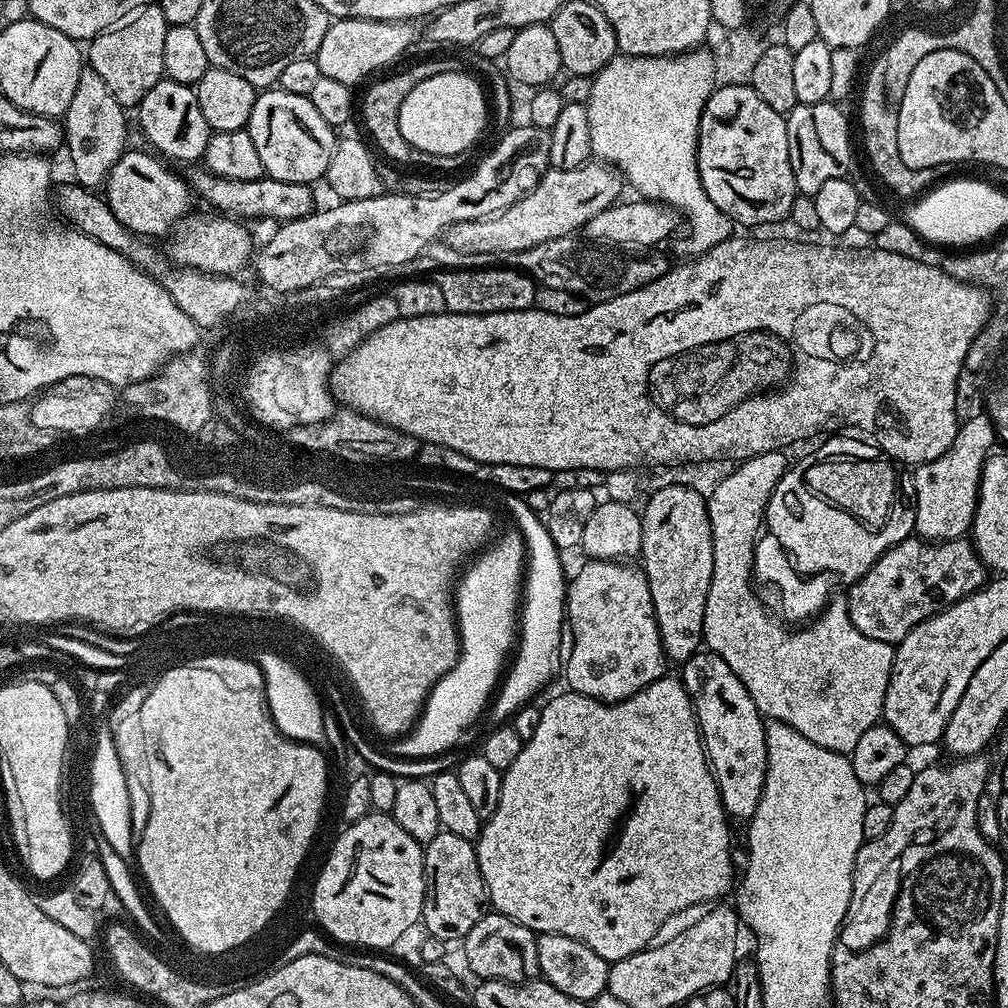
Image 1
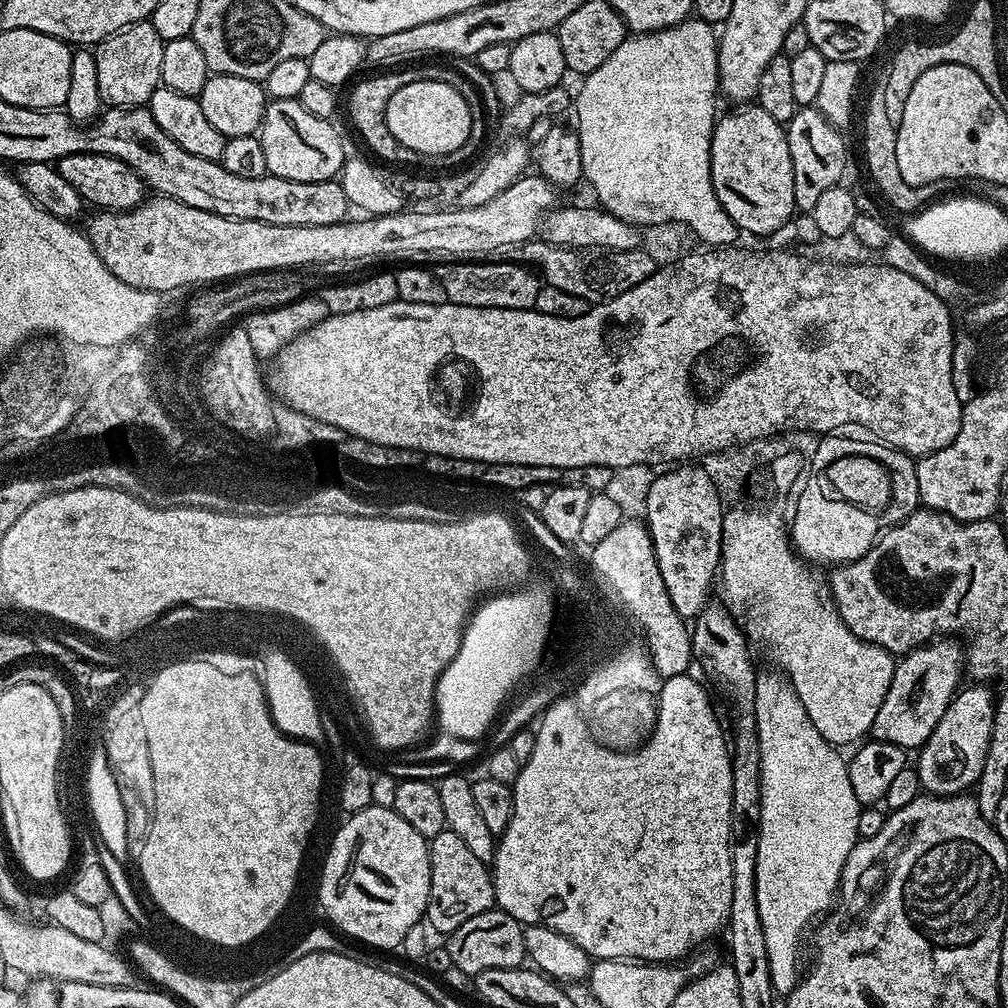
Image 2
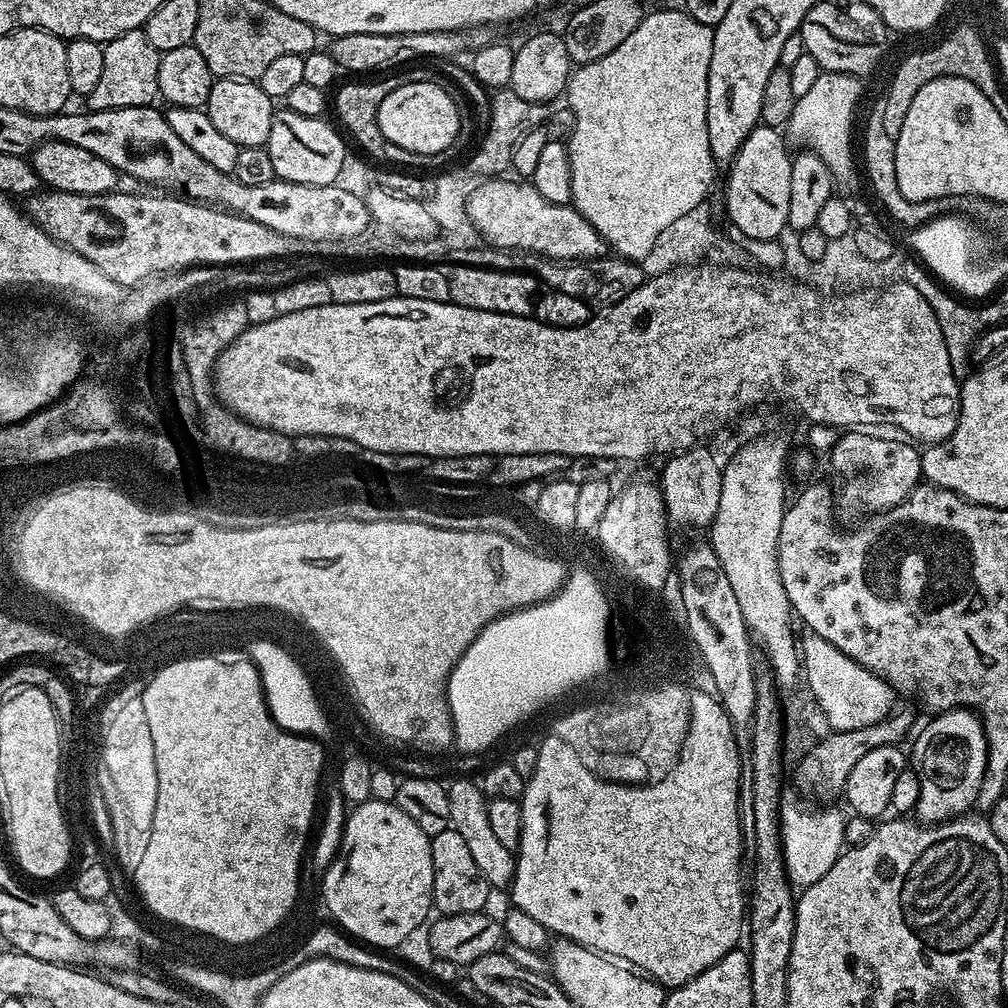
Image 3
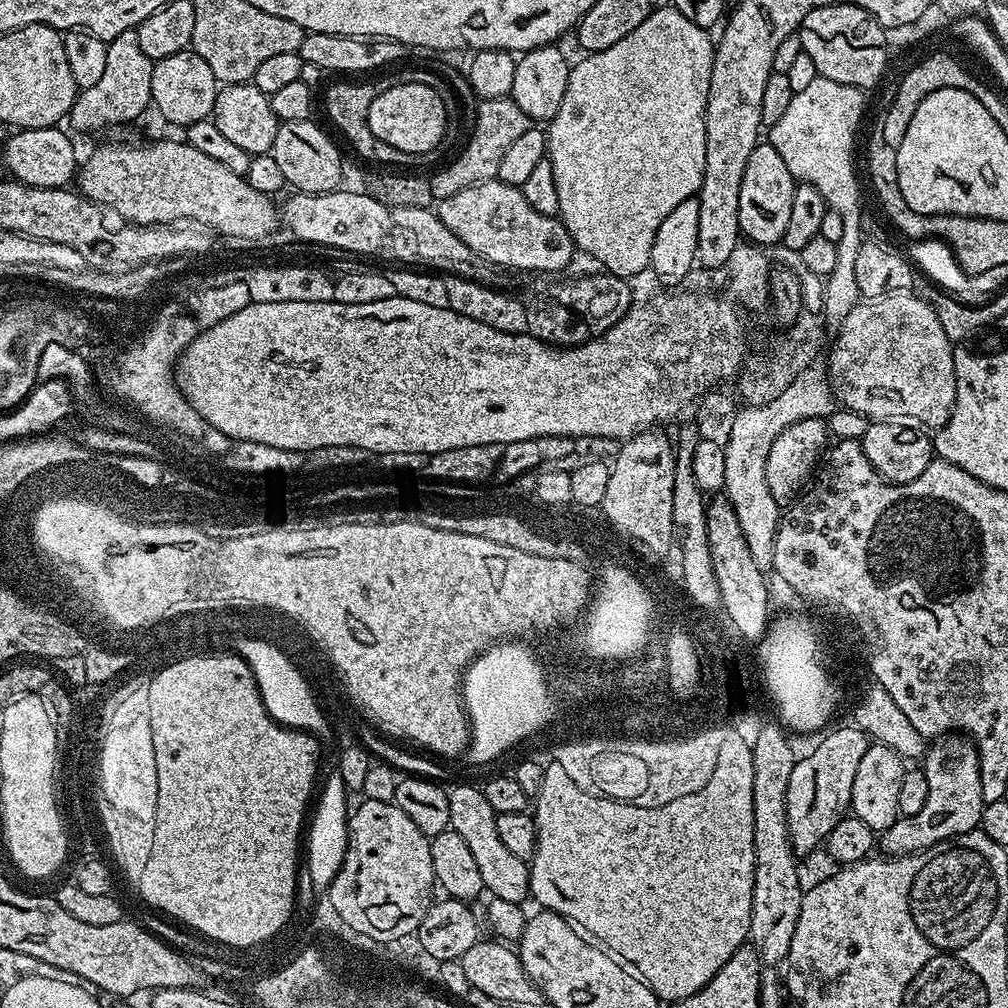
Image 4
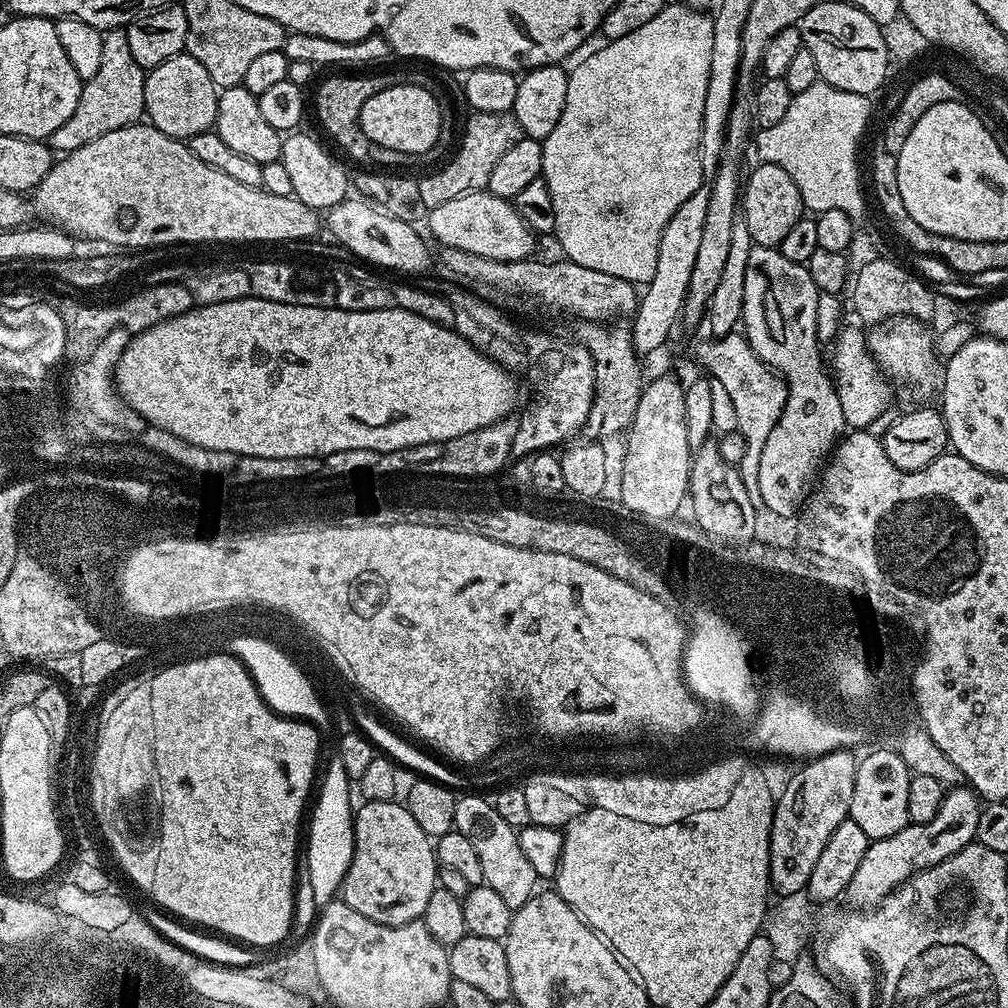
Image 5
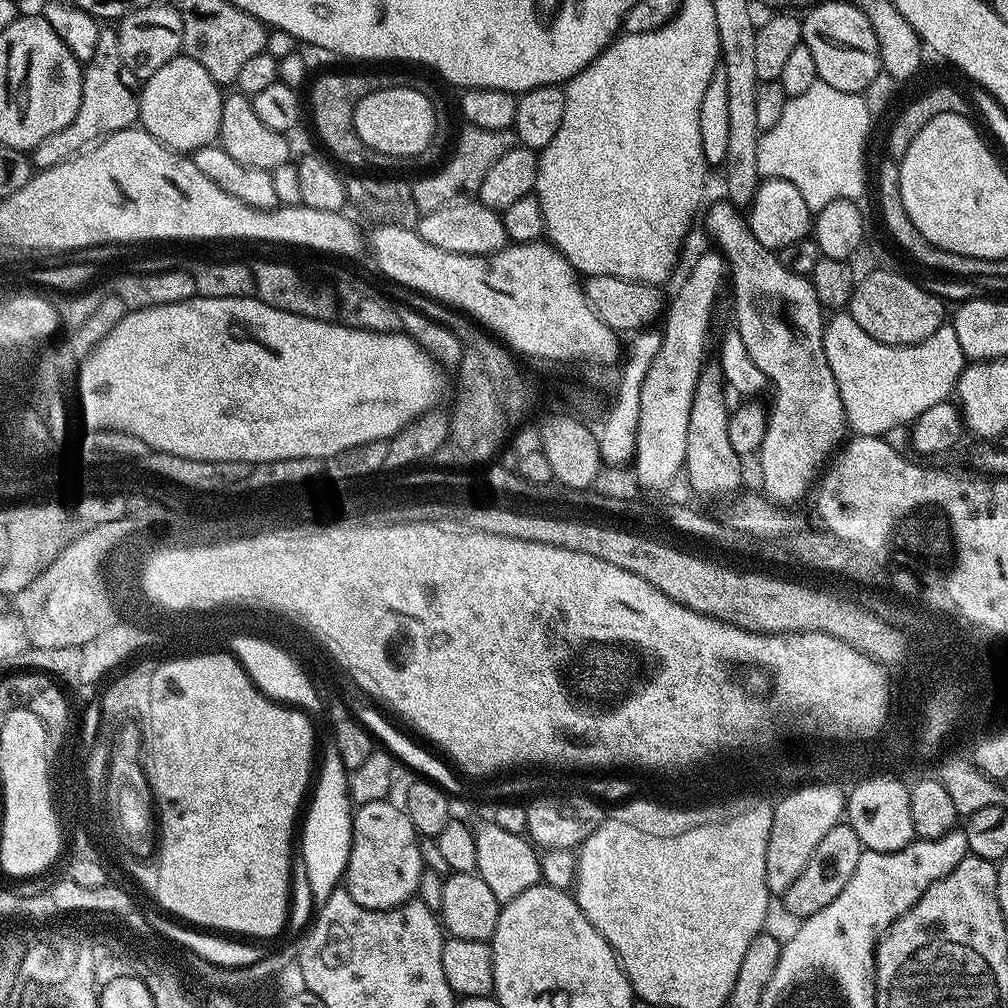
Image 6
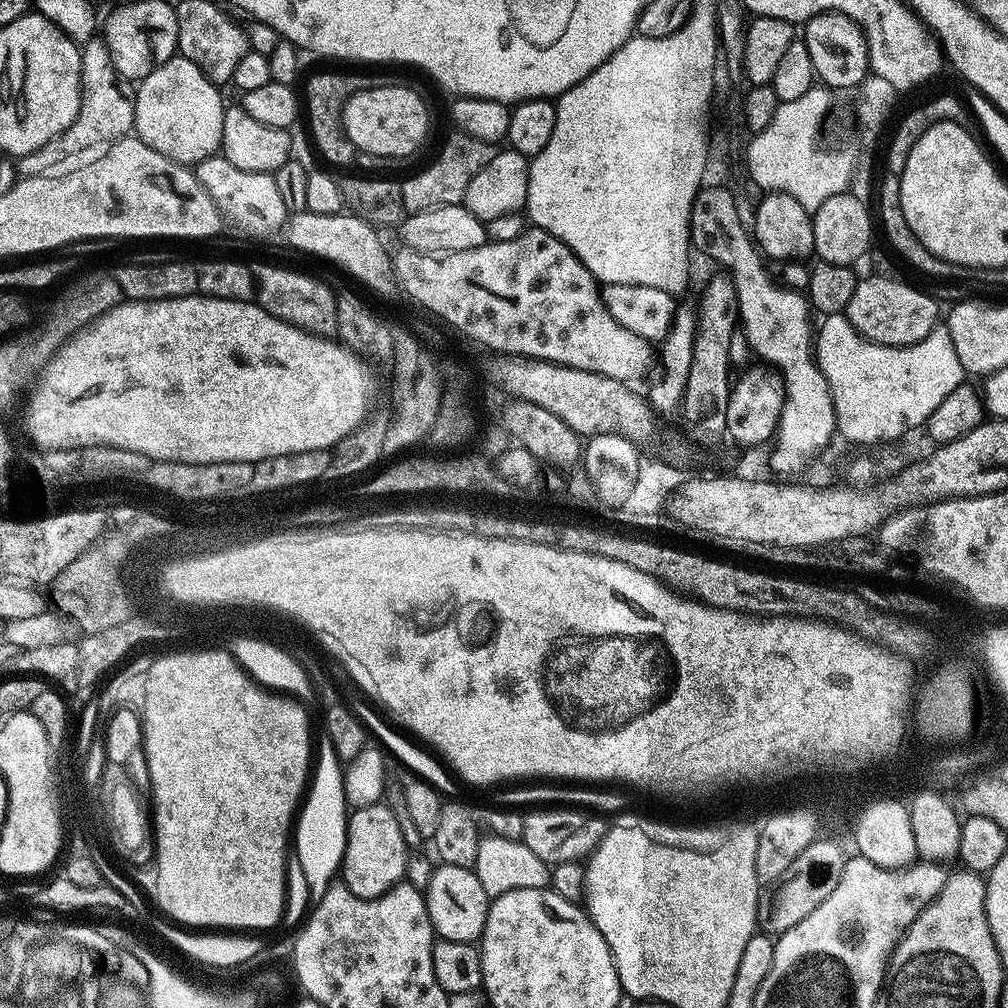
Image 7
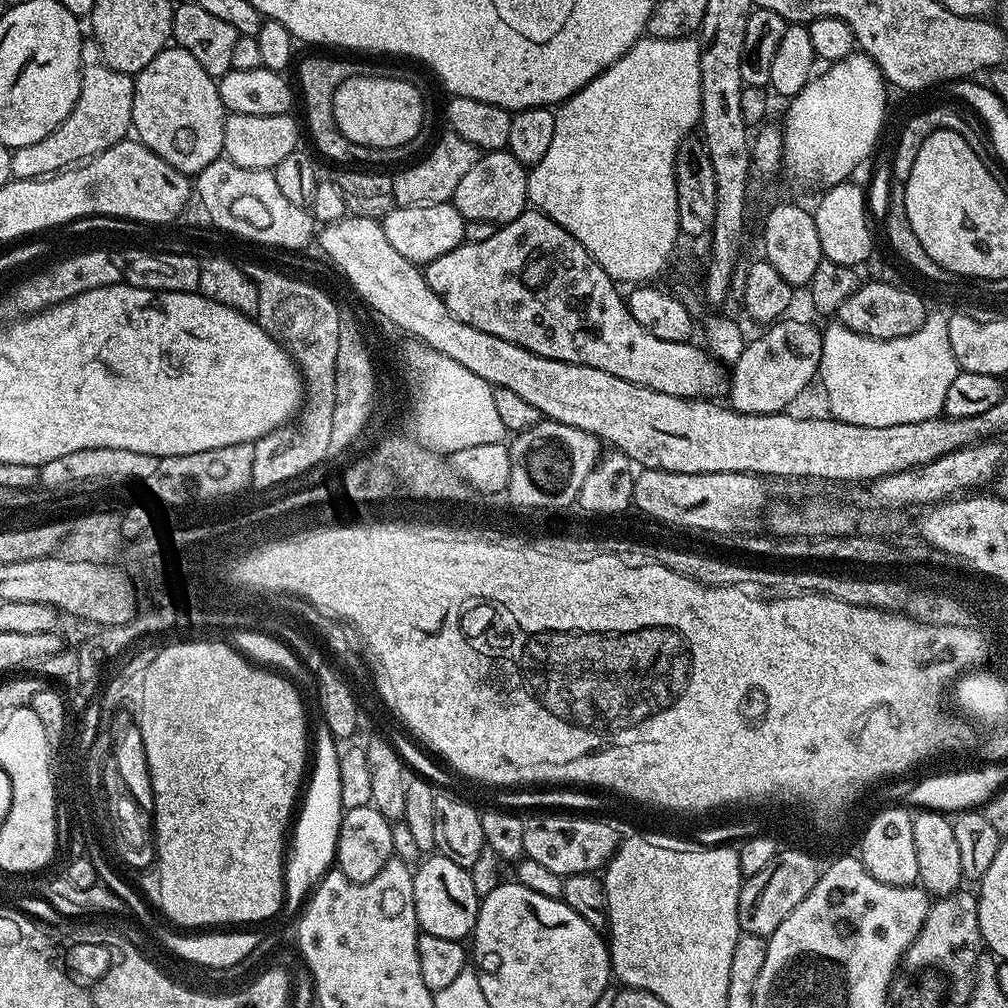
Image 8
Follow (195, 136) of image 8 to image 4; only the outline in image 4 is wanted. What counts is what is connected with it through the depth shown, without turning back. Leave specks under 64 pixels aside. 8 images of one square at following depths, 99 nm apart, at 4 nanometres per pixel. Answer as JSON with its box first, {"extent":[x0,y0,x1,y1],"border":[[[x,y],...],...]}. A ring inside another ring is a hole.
{"extent":[150,50,218,130],"border":[[[185,50],[178,54],[170,54],[170,58],[162,58],[153,63],[150,90],[152,104],[160,111],[161,118],[177,124],[180,130],[186,130],[194,122],[202,122],[211,117],[218,81],[214,78],[214,70],[210,70],[206,62],[202,62],[197,52]]]}

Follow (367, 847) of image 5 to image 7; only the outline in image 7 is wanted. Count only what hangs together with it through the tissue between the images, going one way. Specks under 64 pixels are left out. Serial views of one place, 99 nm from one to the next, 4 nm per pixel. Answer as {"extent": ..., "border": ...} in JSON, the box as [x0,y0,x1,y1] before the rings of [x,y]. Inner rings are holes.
{"extent":[340,803,408,900],"border":[[[387,803],[353,808],[348,816],[344,858],[340,861],[342,883],[360,898],[372,900],[375,896],[381,896],[405,877],[408,851],[398,820]]]}

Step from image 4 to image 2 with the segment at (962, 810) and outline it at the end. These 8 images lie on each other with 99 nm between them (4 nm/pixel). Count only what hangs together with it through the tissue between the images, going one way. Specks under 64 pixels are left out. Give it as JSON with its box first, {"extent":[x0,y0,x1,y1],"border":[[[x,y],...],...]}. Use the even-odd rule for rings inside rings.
{"extent":[914,682,996,796],"border":[[[976,682],[971,685],[973,688],[967,688],[967,686],[961,687],[957,691],[956,695],[952,697],[950,706],[946,706],[946,714],[942,714],[942,718],[938,722],[938,726],[934,726],[934,734],[930,734],[930,738],[924,743],[924,747],[919,749],[918,755],[920,756],[914,761],[914,767],[916,773],[920,775],[920,786],[925,793],[931,794],[933,796],[959,796],[961,794],[967,793],[969,789],[975,785],[976,781],[979,780],[982,770],[984,769],[984,759],[988,753],[988,743],[990,742],[990,734],[992,733],[992,719],[994,718],[994,710],[996,709],[996,698],[993,689],[988,689],[991,687],[985,686],[983,683]]]}

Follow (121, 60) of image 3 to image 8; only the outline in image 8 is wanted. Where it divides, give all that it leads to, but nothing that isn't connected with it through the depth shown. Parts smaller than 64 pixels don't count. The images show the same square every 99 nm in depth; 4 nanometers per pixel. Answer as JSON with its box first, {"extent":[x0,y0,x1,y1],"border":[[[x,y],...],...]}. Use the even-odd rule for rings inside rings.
{"extent":[12,42,136,180],"border":[[[88,42],[80,50],[80,93],[74,110],[42,142],[12,152],[12,174],[18,180],[38,180],[65,171],[105,152],[125,139],[132,128],[132,103],[136,89],[133,77],[116,72],[104,63],[99,48]]]}

